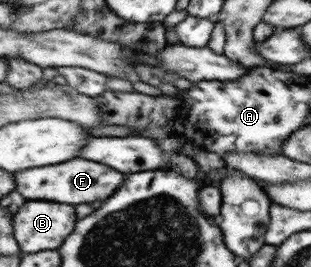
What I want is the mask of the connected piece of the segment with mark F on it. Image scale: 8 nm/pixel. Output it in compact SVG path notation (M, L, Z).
M75 159L71 163L61 163L53 167L39 167L35 171L21 171L17 173L18 191L26 200L59 201L59 203L95 203L95 201L107 201L113 197L123 185L125 185L125 173L97 161L89 159Z

